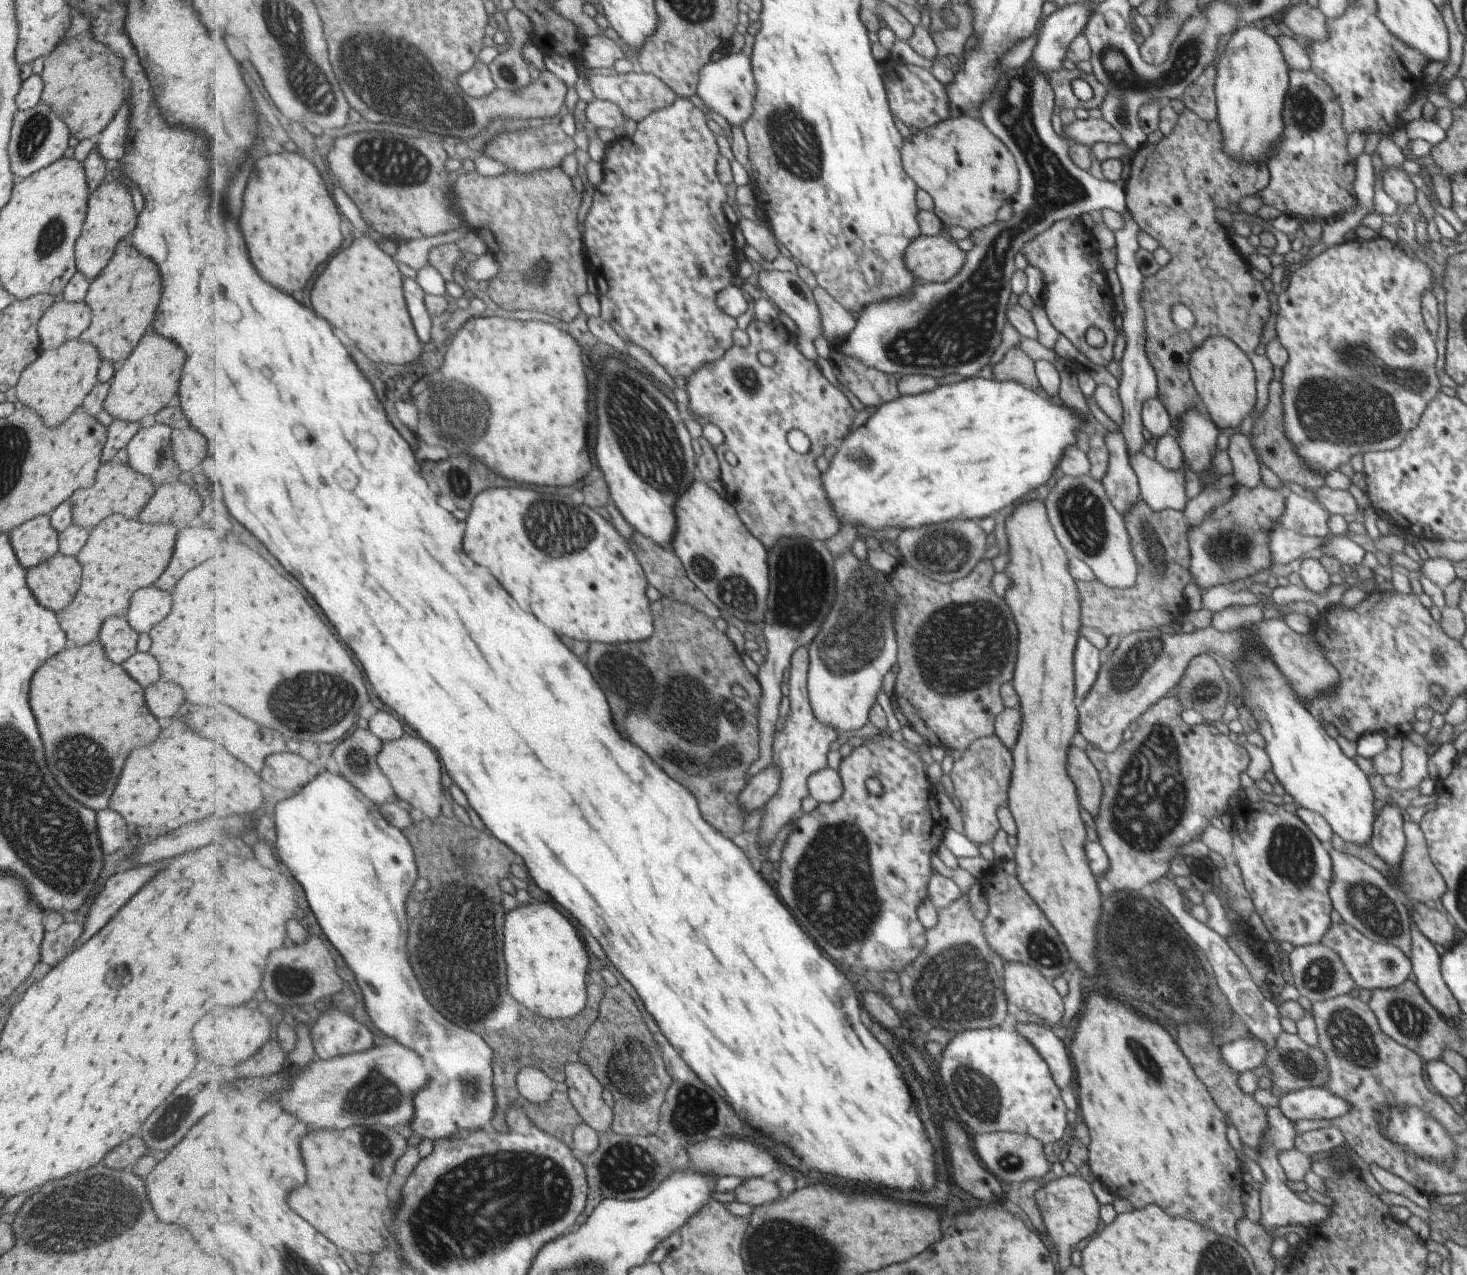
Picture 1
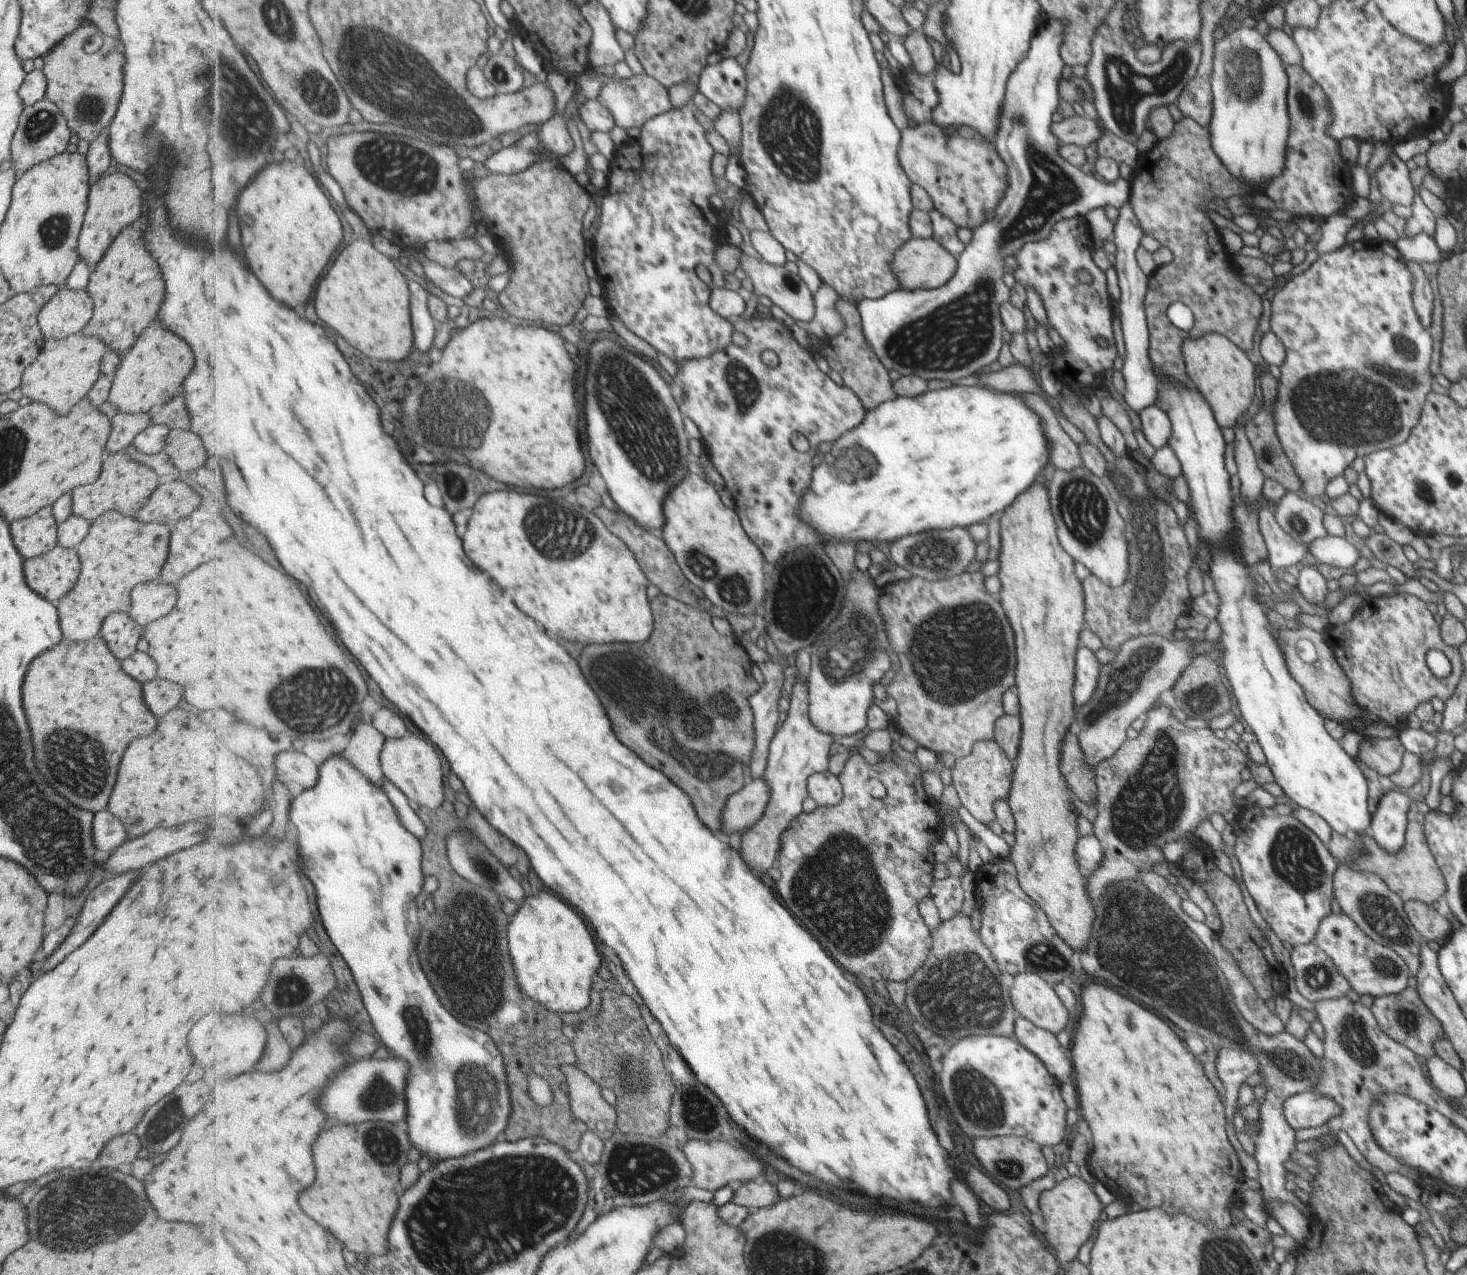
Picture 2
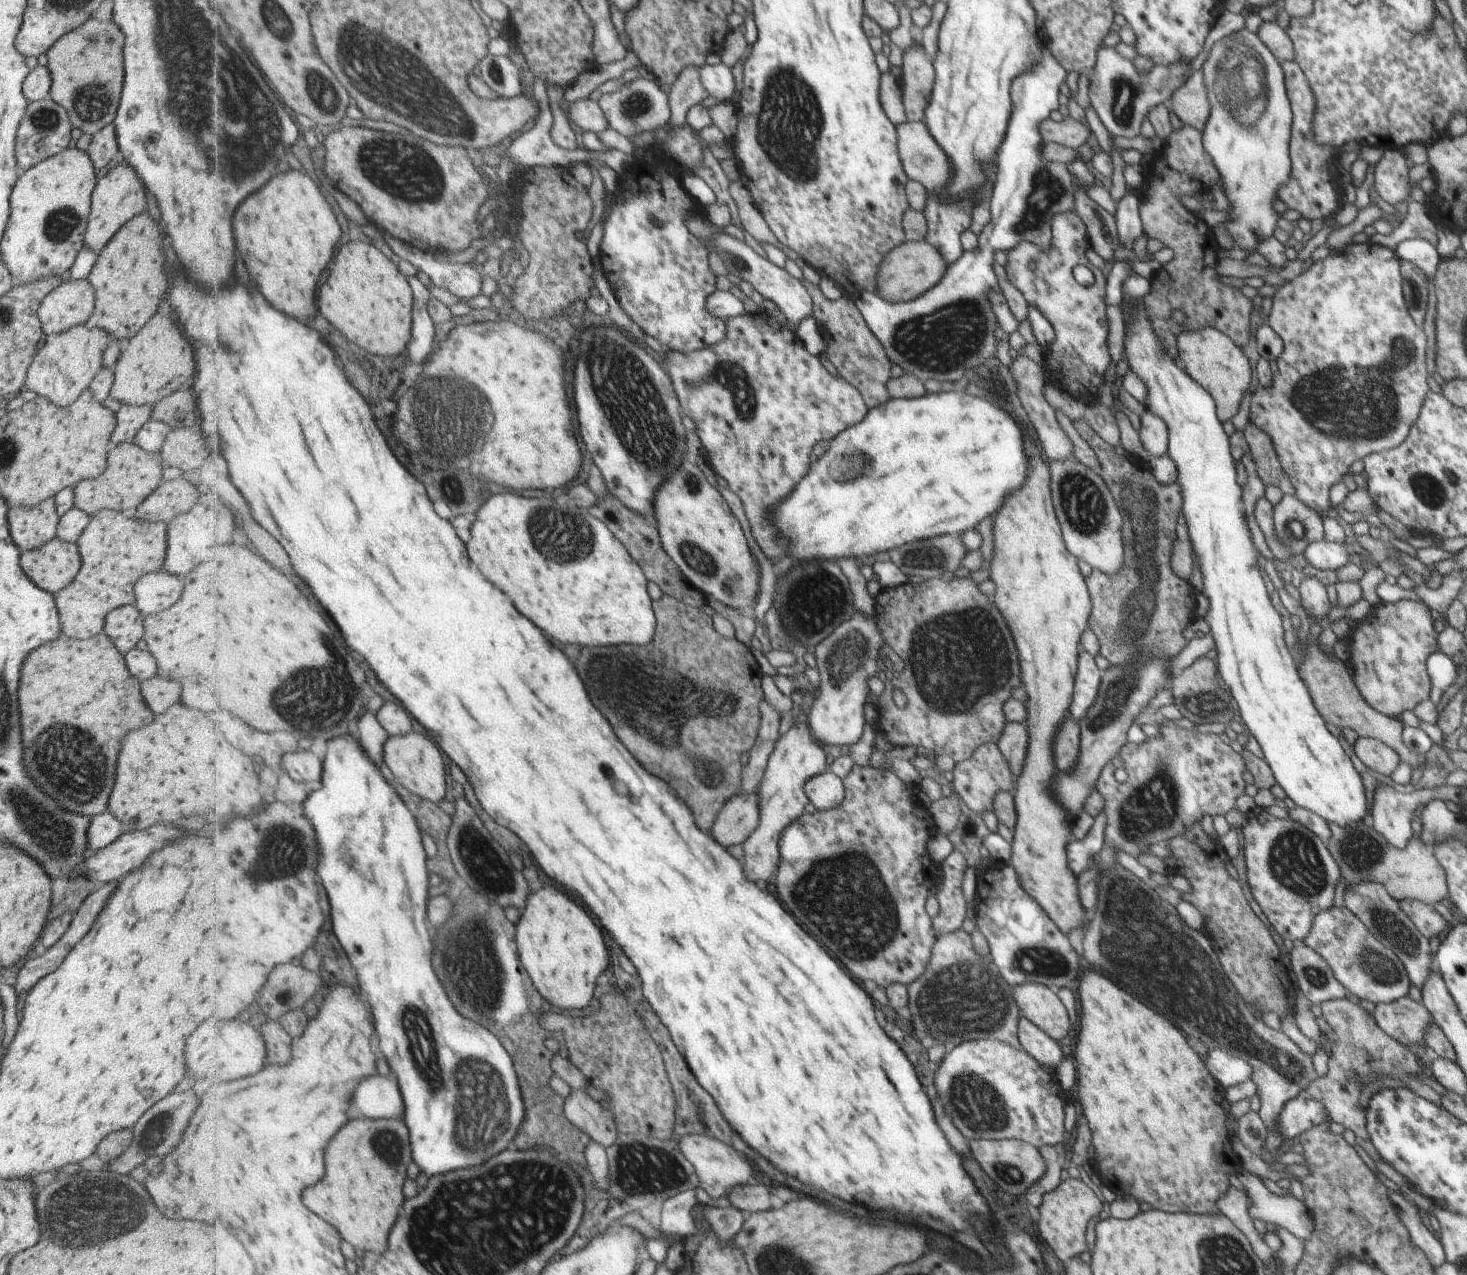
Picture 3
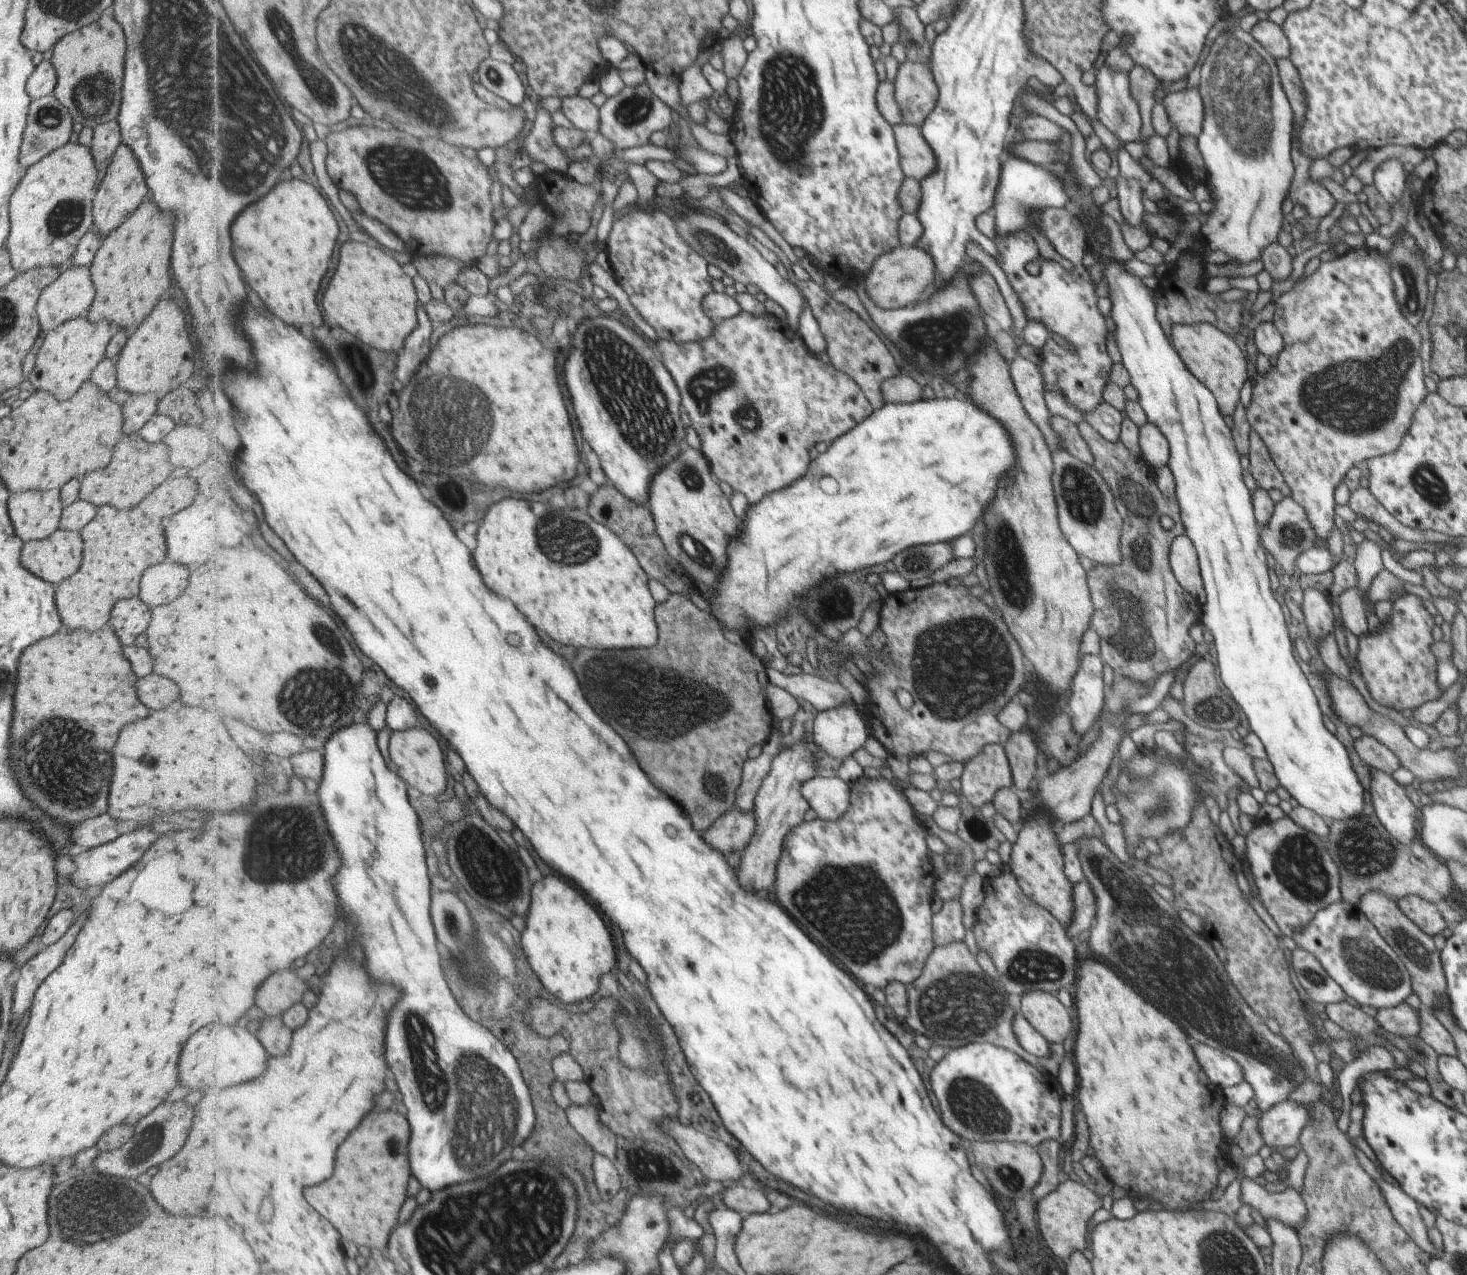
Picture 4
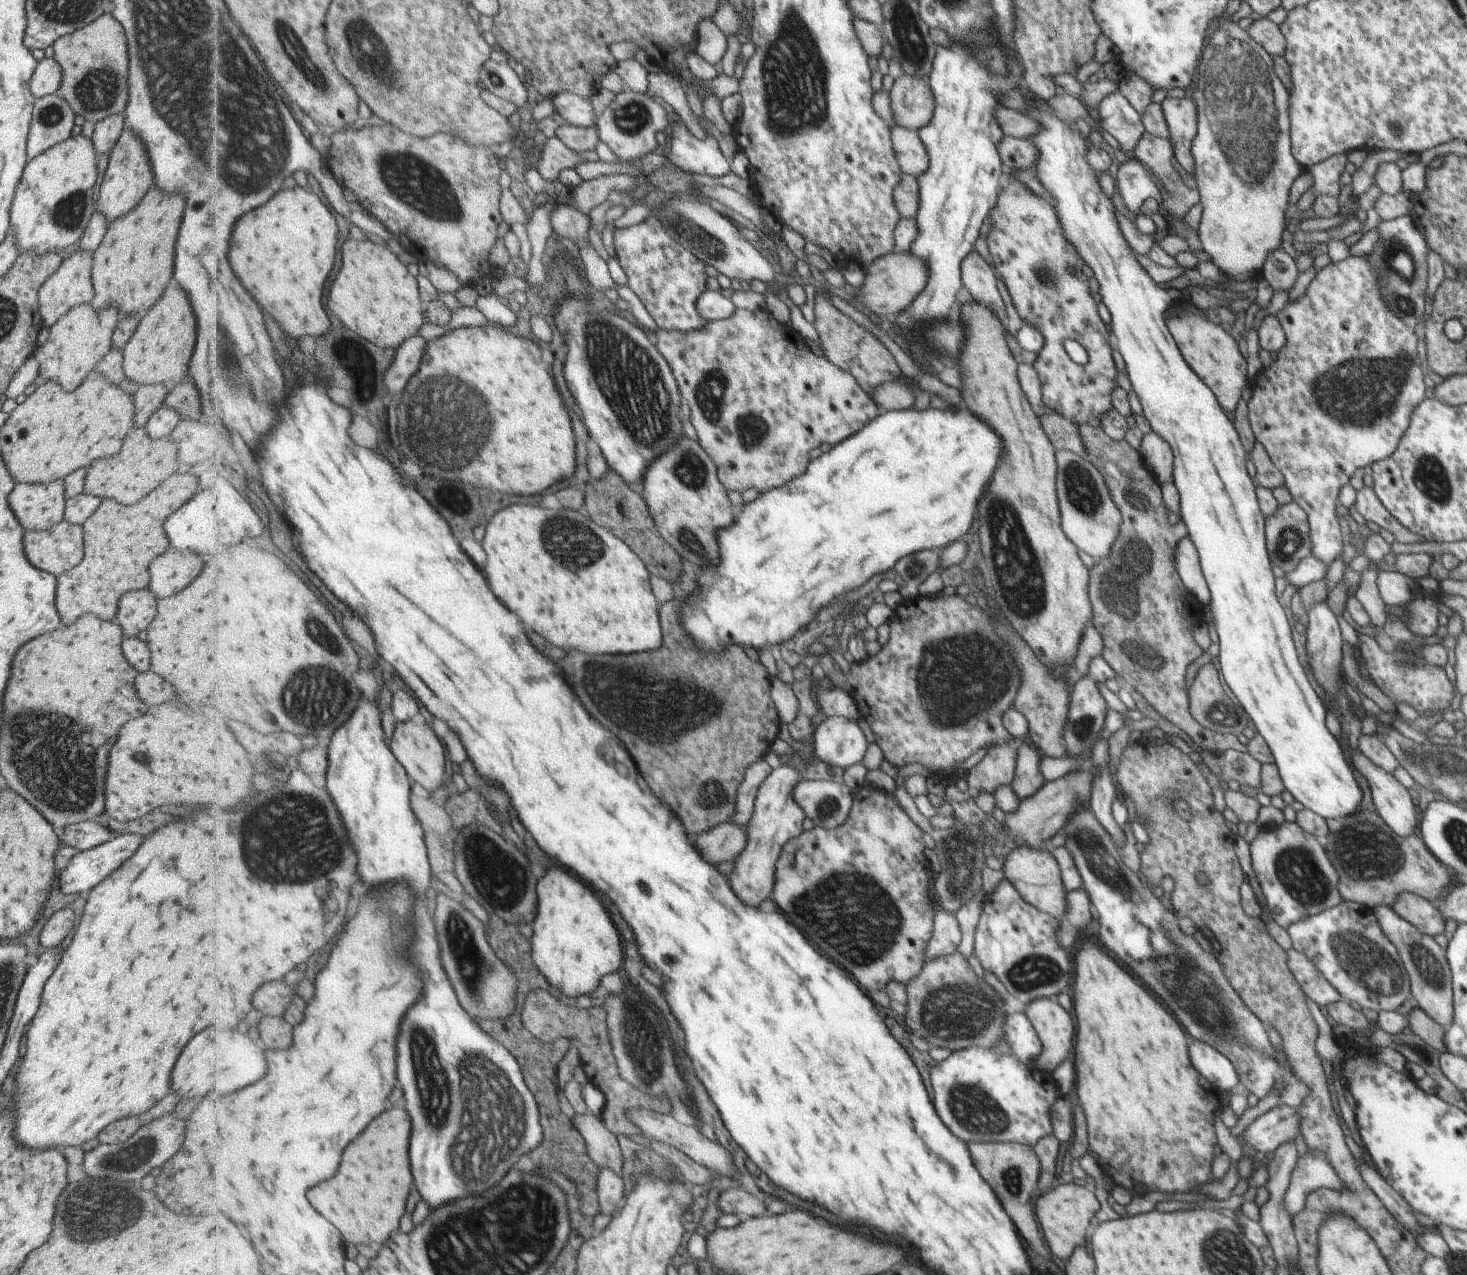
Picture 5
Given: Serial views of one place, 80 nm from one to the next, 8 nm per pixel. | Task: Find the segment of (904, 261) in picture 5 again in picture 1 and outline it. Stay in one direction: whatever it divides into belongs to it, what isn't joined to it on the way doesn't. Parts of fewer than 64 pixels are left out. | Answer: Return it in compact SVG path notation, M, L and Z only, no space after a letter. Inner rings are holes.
M941 235L915 237L907 250L907 266L919 274L917 284L942 283L954 277L965 262L965 252Z

